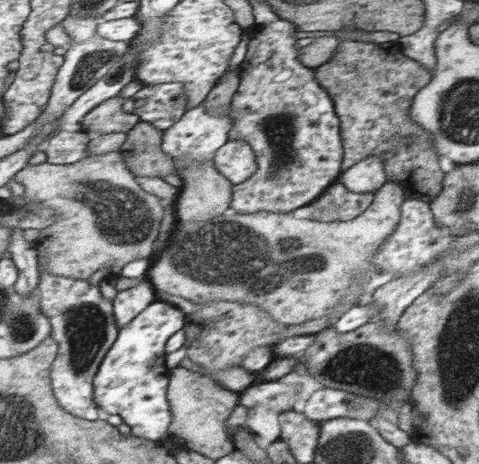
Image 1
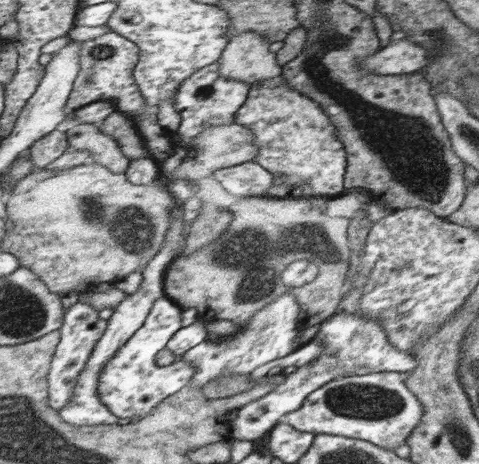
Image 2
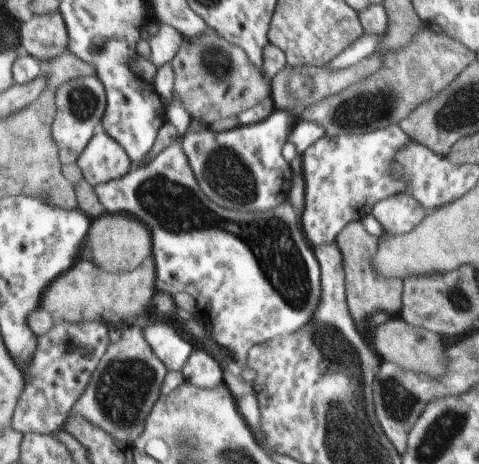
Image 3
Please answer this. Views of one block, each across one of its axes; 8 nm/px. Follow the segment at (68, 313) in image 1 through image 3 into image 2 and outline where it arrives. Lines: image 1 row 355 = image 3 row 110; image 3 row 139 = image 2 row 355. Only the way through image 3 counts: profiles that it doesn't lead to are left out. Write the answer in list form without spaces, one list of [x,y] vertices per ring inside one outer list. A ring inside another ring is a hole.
[[[75,302],[63,312],[63,324],[59,326],[61,340],[59,340],[59,352],[51,358],[51,372],[47,374],[47,388],[51,388],[51,408],[57,412],[63,410],[75,396],[75,390],[79,386],[79,376],[87,368],[87,362],[93,356],[93,348],[101,340],[103,332],[107,328],[107,320],[101,320],[97,316],[97,310],[89,306],[89,302]]]

